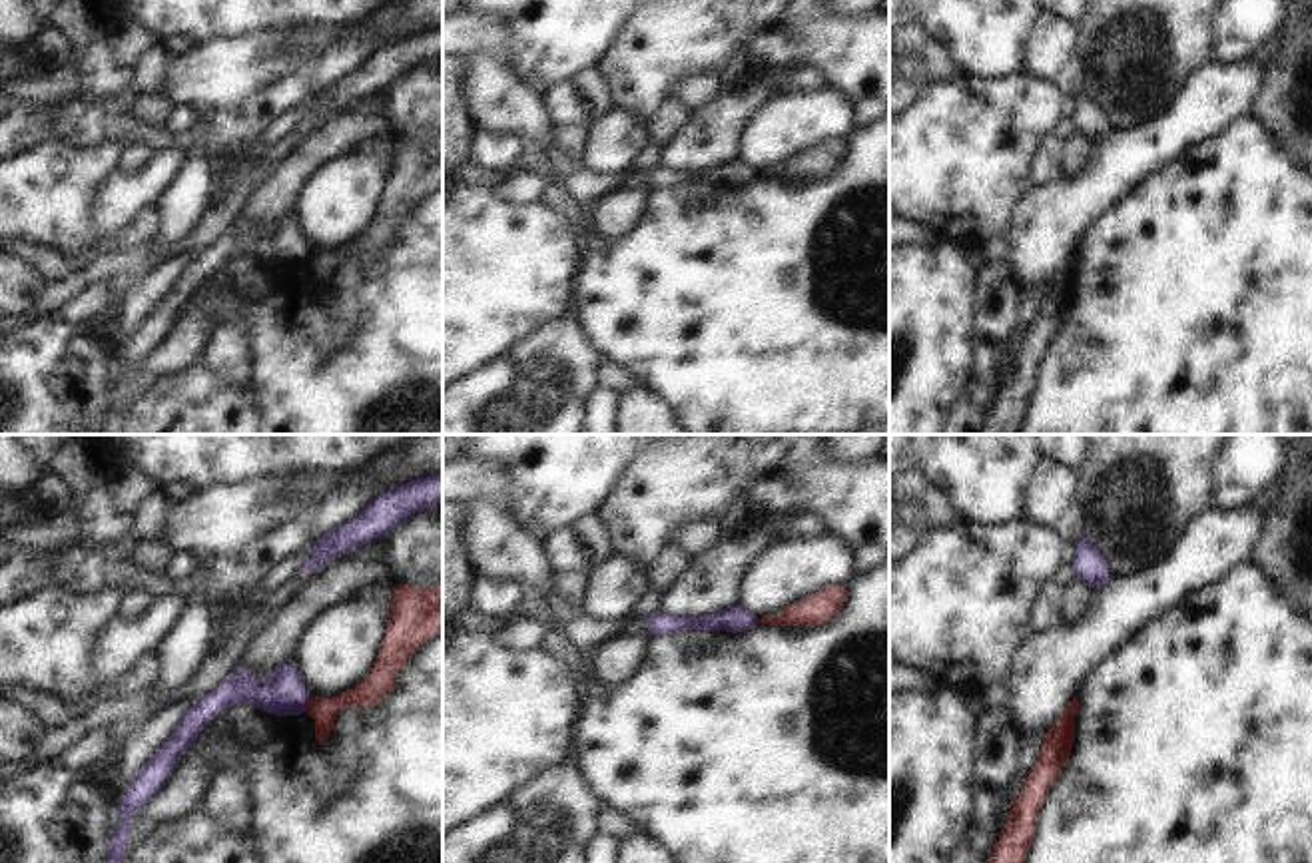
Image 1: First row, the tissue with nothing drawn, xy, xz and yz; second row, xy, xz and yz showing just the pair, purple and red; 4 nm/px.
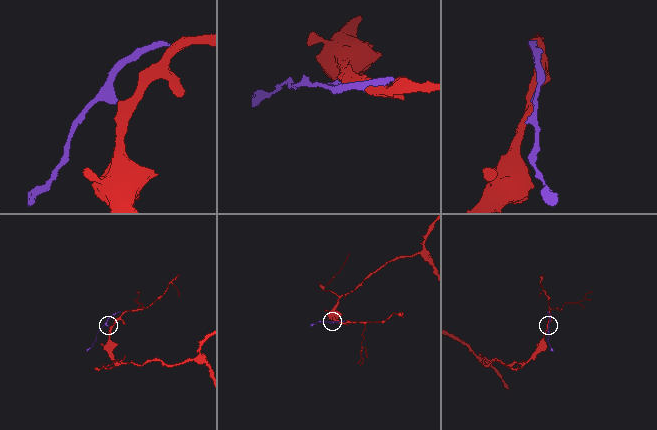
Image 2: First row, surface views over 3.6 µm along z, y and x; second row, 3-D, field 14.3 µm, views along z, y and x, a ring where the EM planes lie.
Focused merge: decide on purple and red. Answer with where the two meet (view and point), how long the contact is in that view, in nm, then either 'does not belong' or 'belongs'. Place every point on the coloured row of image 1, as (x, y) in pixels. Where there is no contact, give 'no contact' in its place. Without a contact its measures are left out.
meets purple in xy at (308, 704); contact 70 nm long; does not belong

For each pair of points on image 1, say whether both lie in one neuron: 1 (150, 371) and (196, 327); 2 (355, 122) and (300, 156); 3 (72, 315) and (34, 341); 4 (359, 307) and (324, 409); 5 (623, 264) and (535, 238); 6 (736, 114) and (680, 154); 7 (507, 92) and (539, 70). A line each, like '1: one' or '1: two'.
1: one
2: one
3: two
4: one
5: two
6: one
7: two

